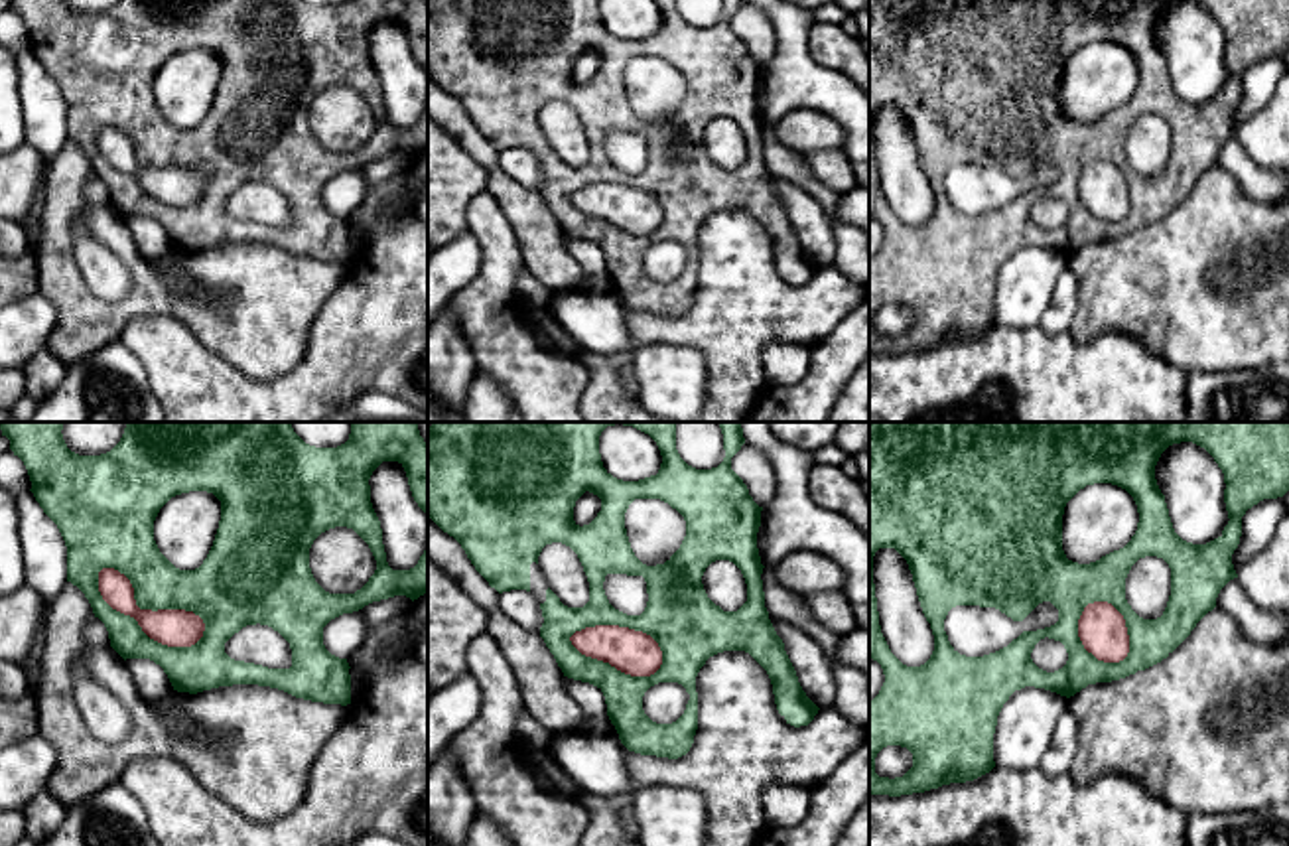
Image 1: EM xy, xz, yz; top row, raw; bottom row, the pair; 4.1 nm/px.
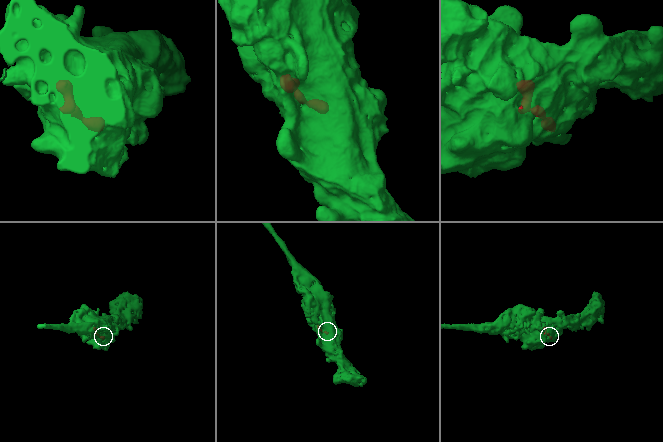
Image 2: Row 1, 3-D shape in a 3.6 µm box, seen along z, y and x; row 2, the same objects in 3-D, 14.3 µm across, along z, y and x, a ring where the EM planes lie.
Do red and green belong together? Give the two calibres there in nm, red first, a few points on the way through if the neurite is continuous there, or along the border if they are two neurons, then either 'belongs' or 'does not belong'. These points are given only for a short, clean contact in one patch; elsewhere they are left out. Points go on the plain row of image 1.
160 nm thick on the red side, 200 nm on the other; does not belong

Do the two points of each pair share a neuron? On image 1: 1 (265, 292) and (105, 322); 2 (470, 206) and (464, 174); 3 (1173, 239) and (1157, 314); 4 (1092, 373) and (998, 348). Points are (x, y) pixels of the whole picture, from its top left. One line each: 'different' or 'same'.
1: same
2: same
3: same
4: same

